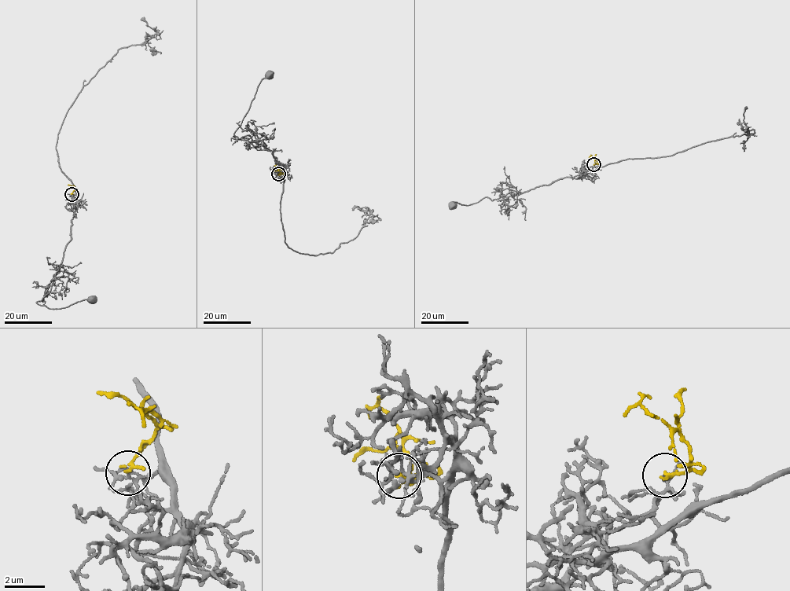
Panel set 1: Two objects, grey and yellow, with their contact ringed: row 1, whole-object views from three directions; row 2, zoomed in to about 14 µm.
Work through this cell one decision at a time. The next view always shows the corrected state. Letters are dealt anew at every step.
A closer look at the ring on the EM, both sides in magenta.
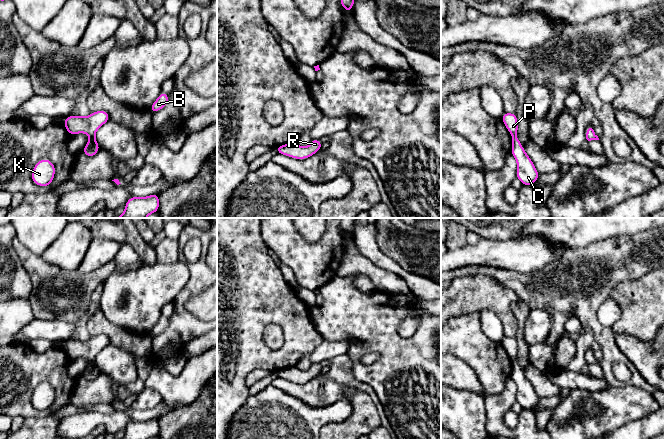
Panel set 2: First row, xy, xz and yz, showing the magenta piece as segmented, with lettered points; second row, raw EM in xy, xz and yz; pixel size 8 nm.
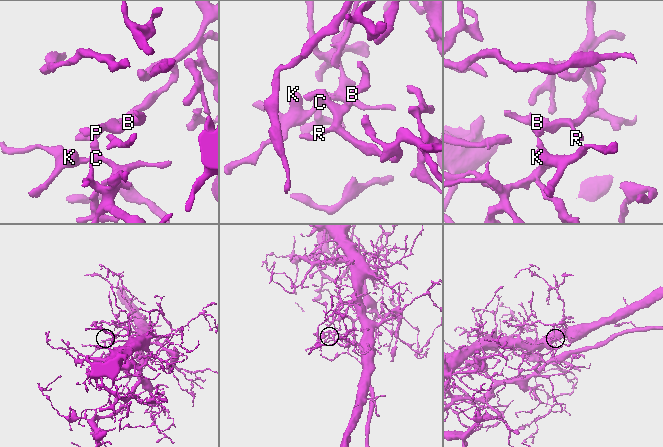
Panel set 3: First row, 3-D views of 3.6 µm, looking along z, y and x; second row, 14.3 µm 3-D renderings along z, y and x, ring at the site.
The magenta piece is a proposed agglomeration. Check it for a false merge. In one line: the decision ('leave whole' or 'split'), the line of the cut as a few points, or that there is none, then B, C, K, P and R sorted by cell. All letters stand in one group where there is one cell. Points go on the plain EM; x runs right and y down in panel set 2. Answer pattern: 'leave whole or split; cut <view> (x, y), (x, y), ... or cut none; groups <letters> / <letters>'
split; cut xy (94, 359), (90, 361); groups B P R / C K

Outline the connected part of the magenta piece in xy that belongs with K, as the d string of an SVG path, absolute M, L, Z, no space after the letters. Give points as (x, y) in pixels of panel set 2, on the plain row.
M42 383L36 387L31 401L38 410L50 410L55 400L55 389L49 383Z

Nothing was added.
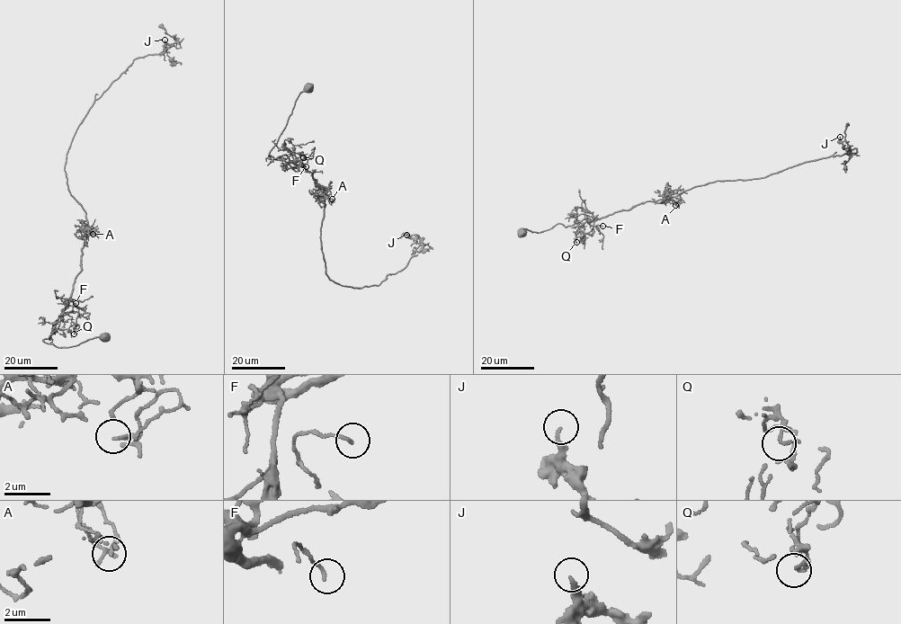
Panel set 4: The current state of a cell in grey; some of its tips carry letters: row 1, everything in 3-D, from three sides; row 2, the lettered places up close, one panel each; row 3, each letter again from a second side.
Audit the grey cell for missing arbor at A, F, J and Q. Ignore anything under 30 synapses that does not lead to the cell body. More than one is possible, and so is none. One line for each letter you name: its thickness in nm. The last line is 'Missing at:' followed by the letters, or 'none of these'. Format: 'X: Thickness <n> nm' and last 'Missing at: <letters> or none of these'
Missing at: none of these

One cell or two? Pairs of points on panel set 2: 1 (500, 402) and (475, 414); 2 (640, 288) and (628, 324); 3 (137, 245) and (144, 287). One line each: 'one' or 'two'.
1: two
2: one
3: two

